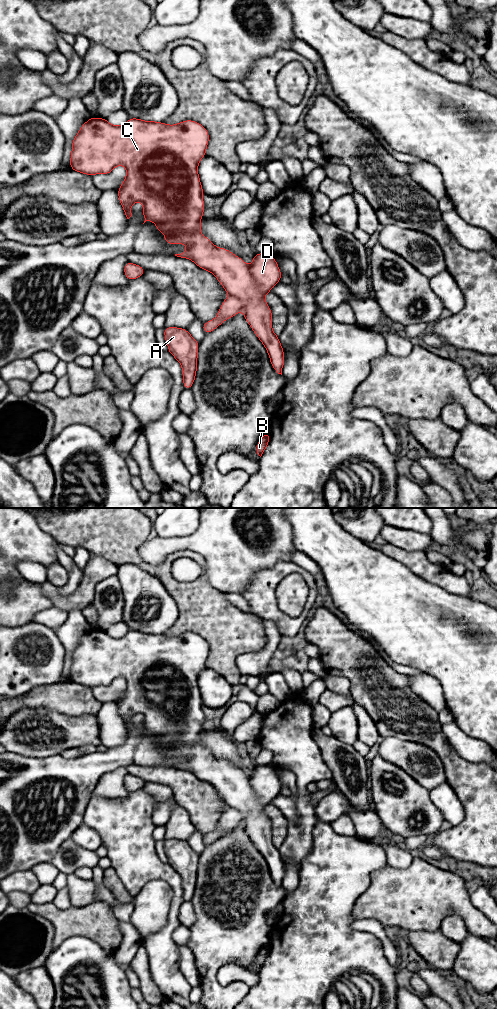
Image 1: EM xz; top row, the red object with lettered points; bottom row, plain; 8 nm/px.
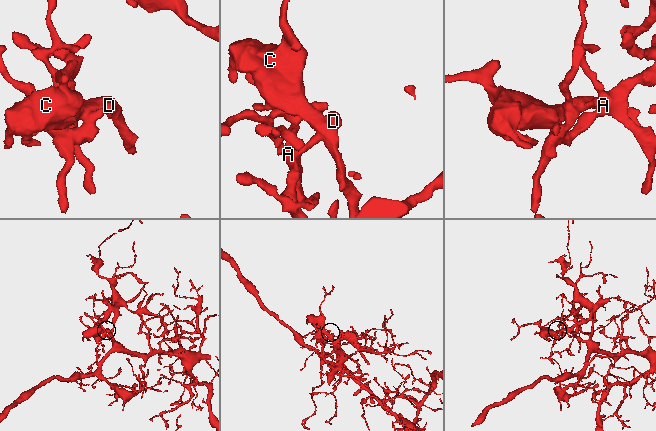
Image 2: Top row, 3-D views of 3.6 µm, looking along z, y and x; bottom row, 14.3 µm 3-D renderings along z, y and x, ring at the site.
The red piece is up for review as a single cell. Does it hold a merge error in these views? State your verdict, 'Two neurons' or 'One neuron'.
Two neurons

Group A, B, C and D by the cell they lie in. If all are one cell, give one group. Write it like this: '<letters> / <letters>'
A D / B C

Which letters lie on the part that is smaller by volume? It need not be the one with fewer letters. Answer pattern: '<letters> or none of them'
A, D

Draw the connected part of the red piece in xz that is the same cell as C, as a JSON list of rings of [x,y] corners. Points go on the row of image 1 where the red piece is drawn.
[[[91,117],[80,127],[72,141],[70,167],[71,170],[93,176],[110,174],[116,166],[124,166],[127,174],[117,193],[127,219],[132,216],[131,205],[141,202],[144,223],[154,222],[156,231],[160,230],[165,235],[167,244],[187,245],[186,252],[175,256],[190,259],[198,267],[213,273],[229,296],[243,302],[247,323],[265,346],[273,369],[282,375],[284,350],[272,330],[272,312],[265,302],[267,292],[259,289],[243,259],[227,249],[214,246],[210,239],[200,233],[205,204],[198,164],[206,156],[208,142],[207,129],[193,120],[168,125],[130,118],[125,124],[115,126],[104,118]]]

